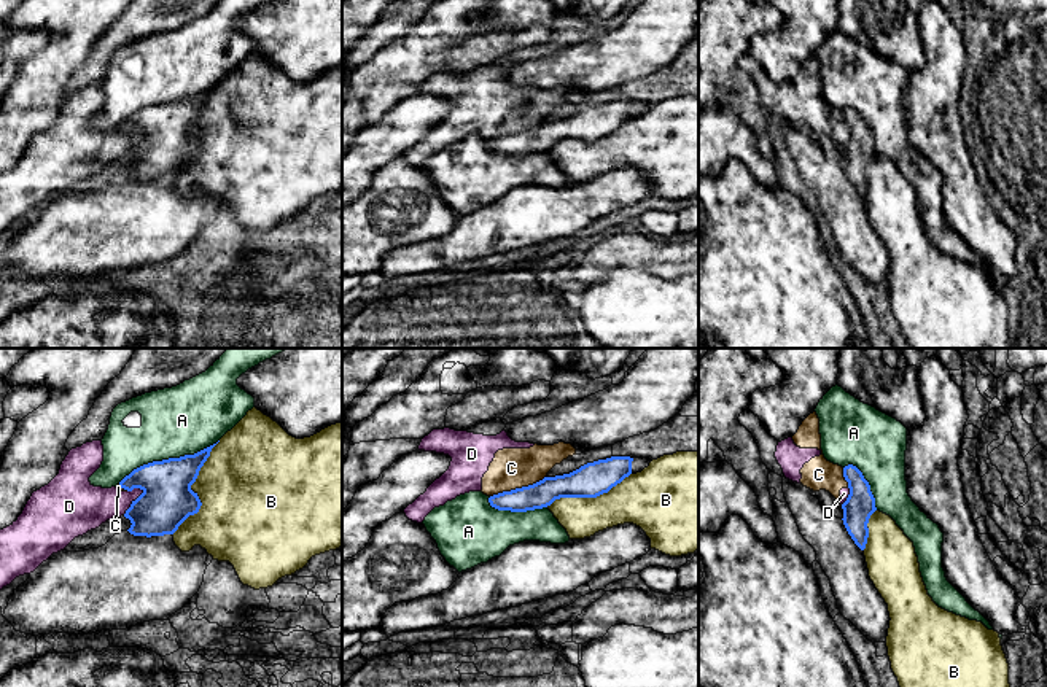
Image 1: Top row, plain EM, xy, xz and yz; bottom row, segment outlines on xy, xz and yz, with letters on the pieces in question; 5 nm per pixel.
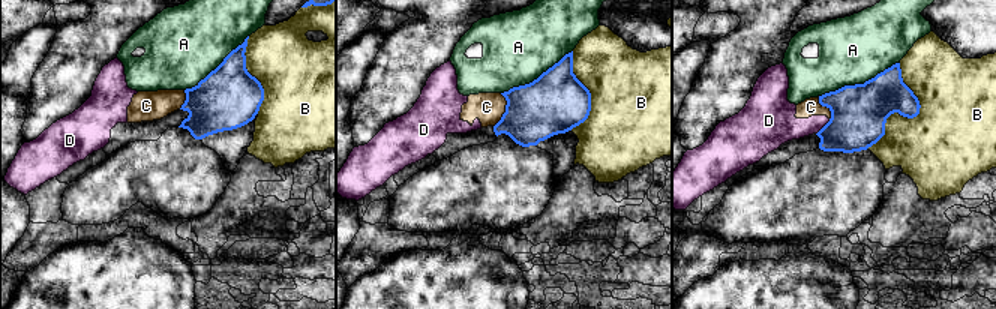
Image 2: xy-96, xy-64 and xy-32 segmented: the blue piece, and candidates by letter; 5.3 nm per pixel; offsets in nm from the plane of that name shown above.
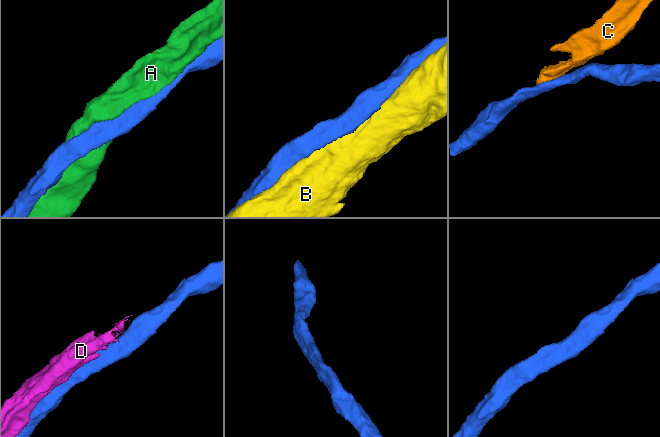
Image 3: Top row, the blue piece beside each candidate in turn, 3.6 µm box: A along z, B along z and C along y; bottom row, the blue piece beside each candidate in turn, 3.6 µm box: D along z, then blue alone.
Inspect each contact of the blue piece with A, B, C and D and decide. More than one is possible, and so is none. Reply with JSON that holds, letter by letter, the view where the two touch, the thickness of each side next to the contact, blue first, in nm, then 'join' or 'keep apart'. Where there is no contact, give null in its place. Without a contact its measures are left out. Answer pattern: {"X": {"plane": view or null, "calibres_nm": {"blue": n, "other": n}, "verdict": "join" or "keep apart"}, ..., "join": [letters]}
{"A": {"plane": "xy", "calibres_nm": {"blue": 260, "other": 360}, "verdict": "keep apart"}, "B": {"plane": "xy", "calibres_nm": {"blue": 260, "other": 440}, "verdict": "keep apart"}, "C": {"plane": "xz", "calibres_nm": {"blue": 140, "other": 200}, "verdict": "keep apart"}, "D": {"plane": "xy", "calibres_nm": {"blue": 260, "other": 220}, "verdict": "keep apart"}, "join": []}

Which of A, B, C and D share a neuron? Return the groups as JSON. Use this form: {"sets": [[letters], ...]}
{"sets": [["A"], ["B"], ["C", "D"]]}

